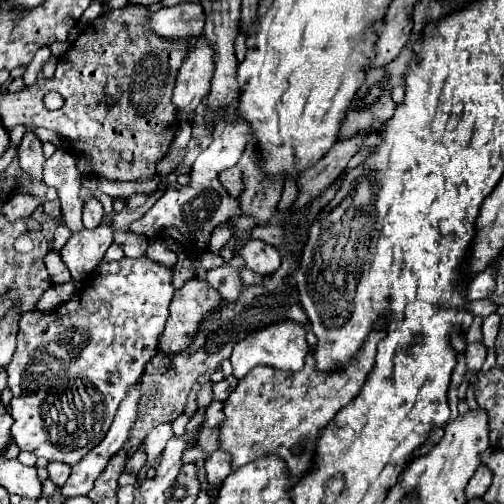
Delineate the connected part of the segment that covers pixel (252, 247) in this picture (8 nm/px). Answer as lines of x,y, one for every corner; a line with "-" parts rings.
250,240
244,248
240,248
240,254
244,254
246,266
260,274
276,272
282,262
280,252
262,240

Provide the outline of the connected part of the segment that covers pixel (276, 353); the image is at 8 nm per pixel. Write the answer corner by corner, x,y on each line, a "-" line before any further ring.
276,322
268,328
262,328
250,336
246,336
242,342
238,342
232,350
230,362
234,366
234,376
242,378
248,374
248,370
256,366
272,366
278,370
300,370
304,366
304,356
310,352
308,342
306,342
306,326
300,322

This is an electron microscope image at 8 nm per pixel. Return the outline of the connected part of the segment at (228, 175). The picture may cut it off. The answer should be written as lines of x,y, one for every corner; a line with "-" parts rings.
236,166
230,168
230,170
220,172
220,182
222,182
222,186
228,190
228,194
232,194
232,196
240,196
242,190
244,190
242,172
240,172

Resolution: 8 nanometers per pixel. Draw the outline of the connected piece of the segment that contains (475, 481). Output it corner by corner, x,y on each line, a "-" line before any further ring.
478,466
478,470
474,472
472,480
466,486
466,500
474,500
474,498
482,498
490,486
492,476
488,474
486,466

